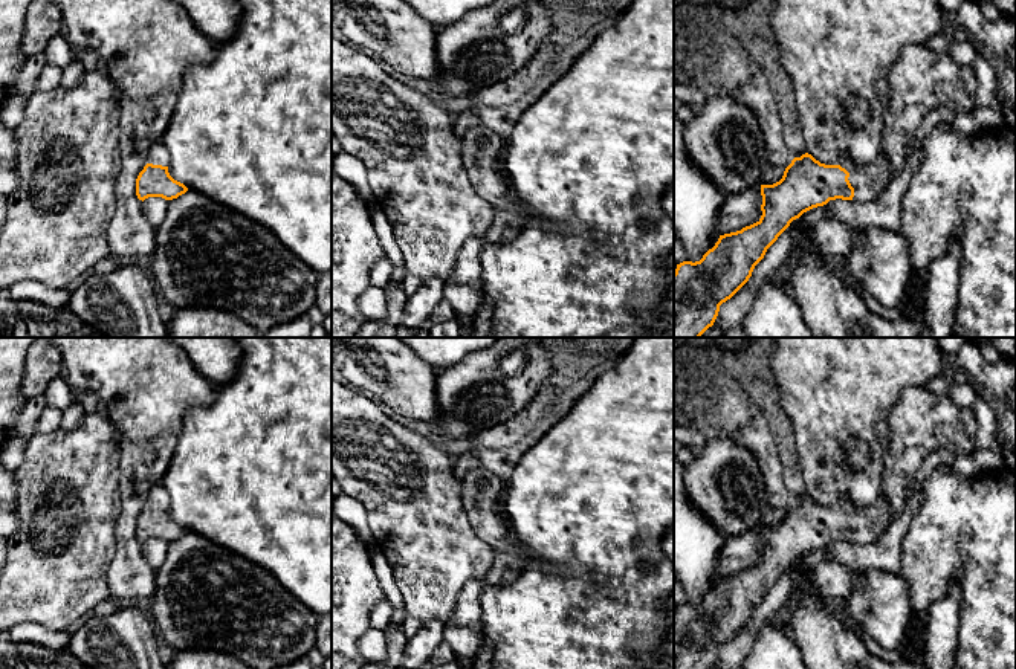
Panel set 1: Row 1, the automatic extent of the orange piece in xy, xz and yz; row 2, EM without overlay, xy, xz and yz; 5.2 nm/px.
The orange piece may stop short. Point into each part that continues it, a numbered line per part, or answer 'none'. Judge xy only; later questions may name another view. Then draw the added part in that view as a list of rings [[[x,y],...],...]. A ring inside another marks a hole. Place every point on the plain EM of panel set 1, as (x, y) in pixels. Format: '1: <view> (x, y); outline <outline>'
1: xy (158, 495); outline [[[157,484],[150,490],[148,506],[162,507],[162,509],[170,507],[170,496],[162,484]]]

